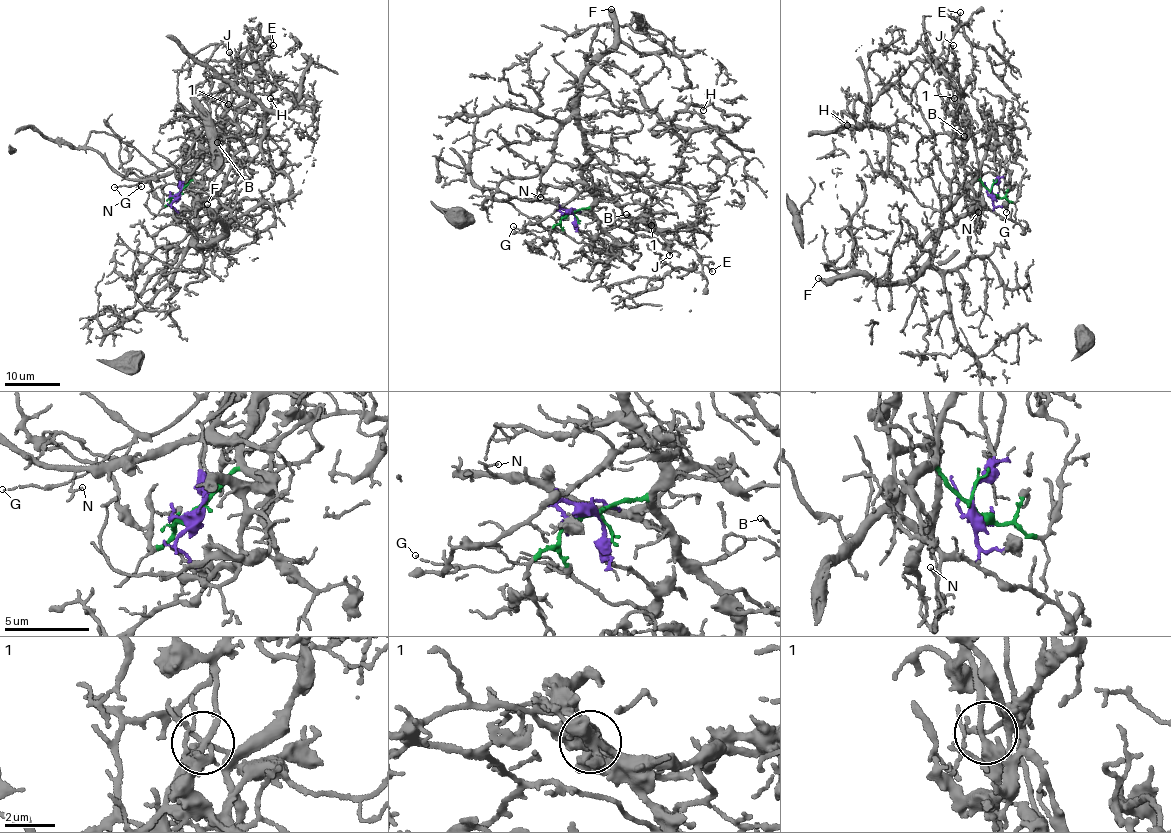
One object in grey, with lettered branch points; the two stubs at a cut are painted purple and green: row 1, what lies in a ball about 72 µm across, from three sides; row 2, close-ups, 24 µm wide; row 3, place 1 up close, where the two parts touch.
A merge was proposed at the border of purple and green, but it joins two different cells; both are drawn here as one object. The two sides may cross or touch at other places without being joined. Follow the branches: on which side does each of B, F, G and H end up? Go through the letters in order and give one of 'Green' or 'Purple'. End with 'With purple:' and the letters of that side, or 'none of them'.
B: Purple
F: Green
G: Purple
H: Green
With purple: B, G

